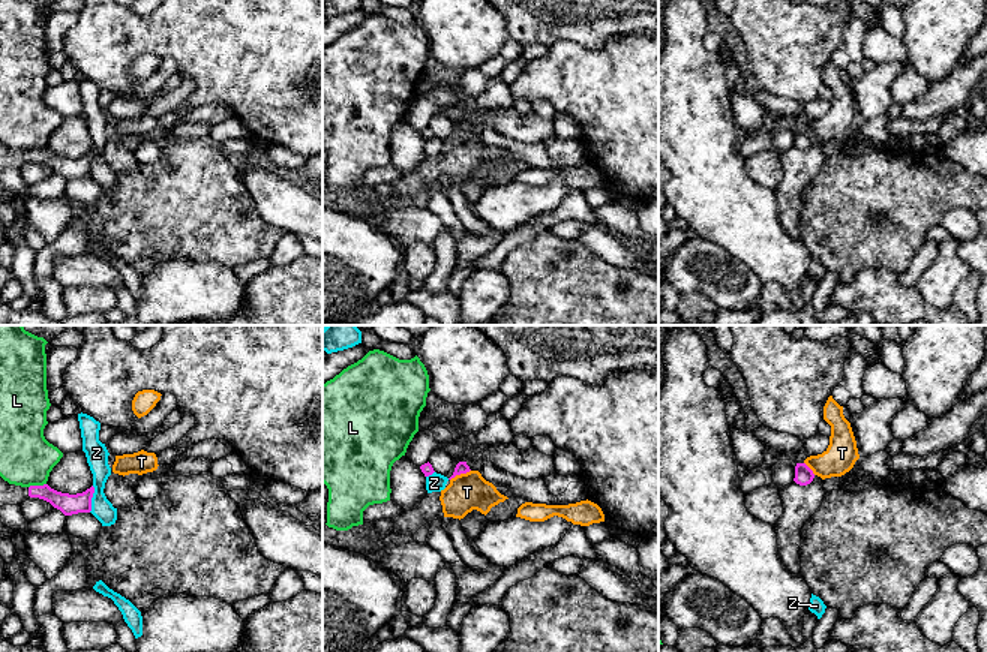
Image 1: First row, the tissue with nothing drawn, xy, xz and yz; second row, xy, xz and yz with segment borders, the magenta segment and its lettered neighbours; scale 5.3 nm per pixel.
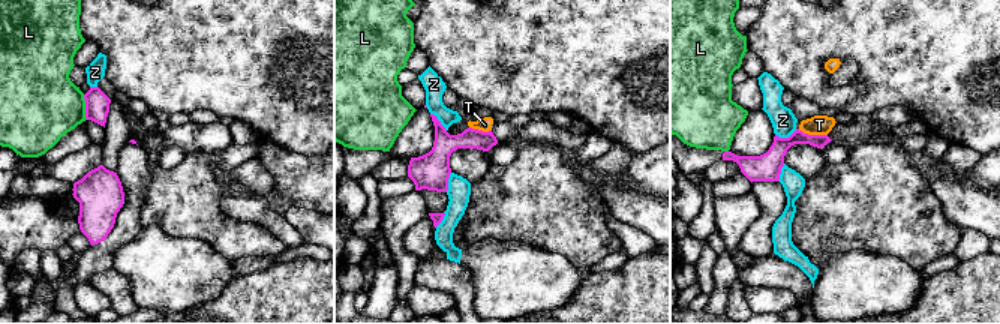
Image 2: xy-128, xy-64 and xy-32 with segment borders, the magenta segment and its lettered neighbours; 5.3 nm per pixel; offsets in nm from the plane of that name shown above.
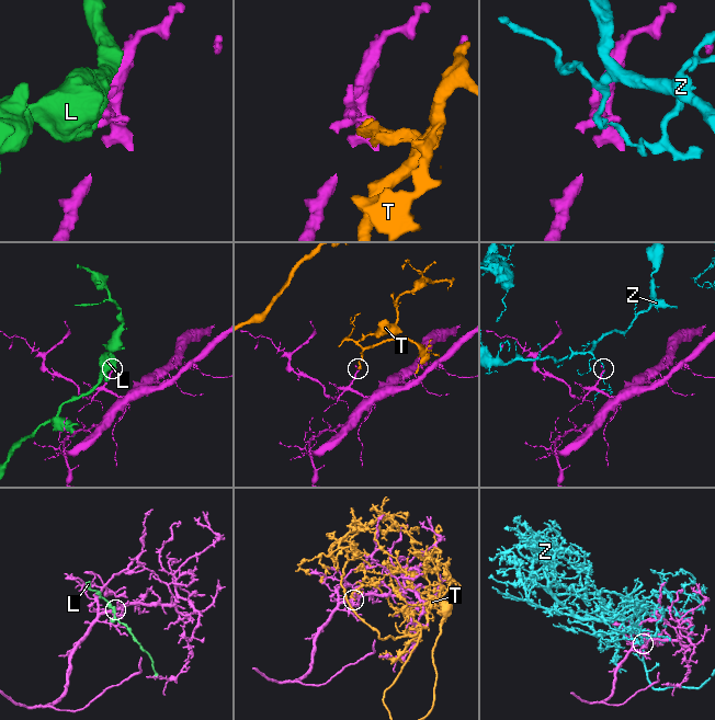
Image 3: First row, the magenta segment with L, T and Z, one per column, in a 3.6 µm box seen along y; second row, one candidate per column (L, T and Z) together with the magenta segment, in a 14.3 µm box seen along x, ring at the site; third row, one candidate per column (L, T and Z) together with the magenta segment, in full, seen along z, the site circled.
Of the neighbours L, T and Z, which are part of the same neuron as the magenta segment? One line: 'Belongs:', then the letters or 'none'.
Belongs: none

